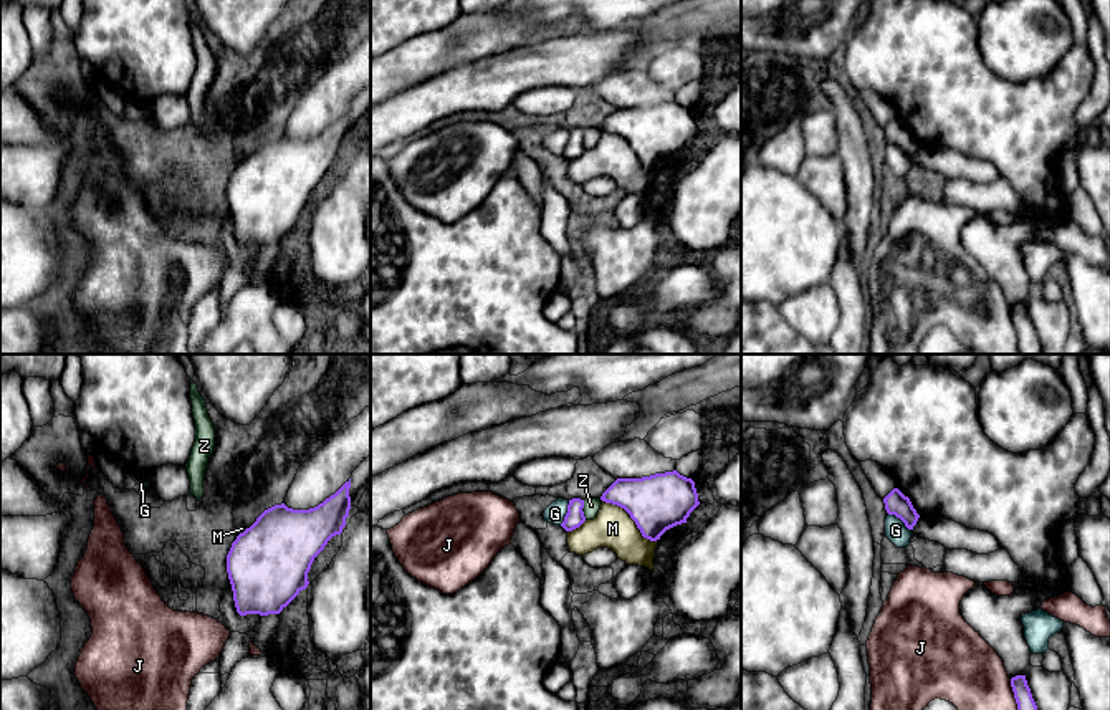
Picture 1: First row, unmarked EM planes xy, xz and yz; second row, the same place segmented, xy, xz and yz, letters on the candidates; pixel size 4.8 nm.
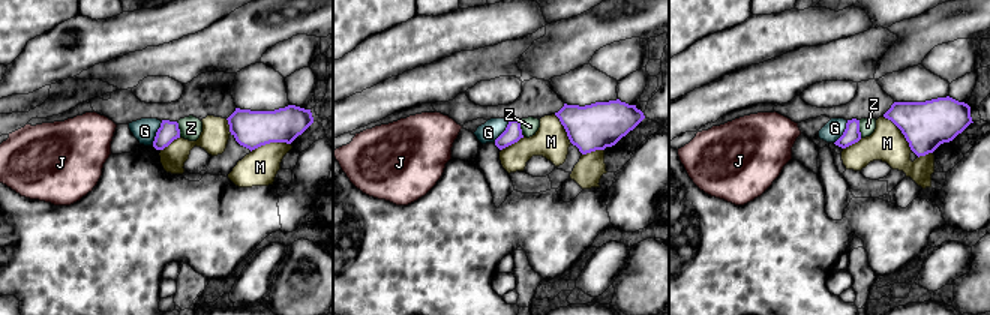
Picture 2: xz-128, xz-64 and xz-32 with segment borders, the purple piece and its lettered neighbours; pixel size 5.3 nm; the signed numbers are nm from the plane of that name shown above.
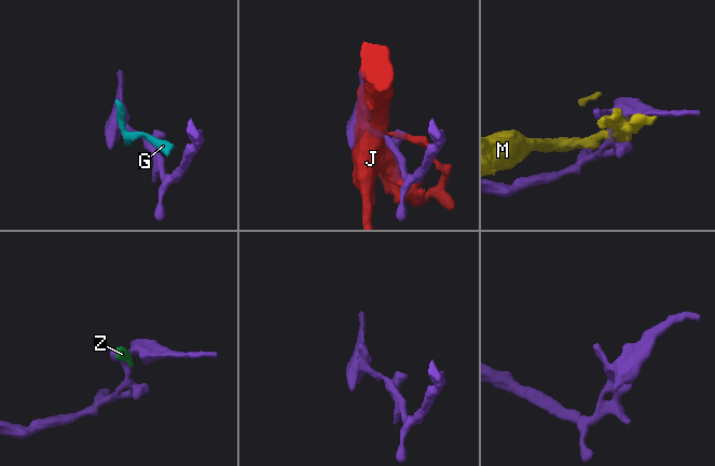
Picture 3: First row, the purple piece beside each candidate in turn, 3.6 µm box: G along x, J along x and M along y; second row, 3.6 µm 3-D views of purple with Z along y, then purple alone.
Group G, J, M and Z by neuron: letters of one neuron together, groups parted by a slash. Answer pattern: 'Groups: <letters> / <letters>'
Groups: G / J / M / Z

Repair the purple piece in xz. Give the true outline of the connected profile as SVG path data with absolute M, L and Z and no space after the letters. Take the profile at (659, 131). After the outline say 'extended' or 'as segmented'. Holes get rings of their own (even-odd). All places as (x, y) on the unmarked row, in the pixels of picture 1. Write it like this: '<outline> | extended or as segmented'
M677 99L642 108L617 108L600 129L624 137L650 170L687 152L700 134L695 111Z | as segmented

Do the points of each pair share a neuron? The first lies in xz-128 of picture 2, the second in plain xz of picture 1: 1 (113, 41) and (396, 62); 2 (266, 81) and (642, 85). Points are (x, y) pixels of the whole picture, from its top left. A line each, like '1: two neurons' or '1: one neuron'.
1: one neuron
2: one neuron

